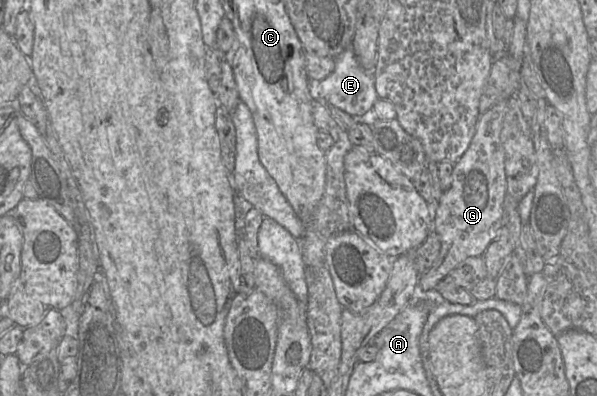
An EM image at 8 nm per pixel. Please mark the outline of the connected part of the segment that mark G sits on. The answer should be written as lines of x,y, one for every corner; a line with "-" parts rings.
503,99
479,116
470,146
454,164
451,187
433,207
433,232
441,241
438,258
419,278
420,292
432,291
452,270
469,257
482,256
503,227
507,194
505,155
501,142
503,119
509,99

